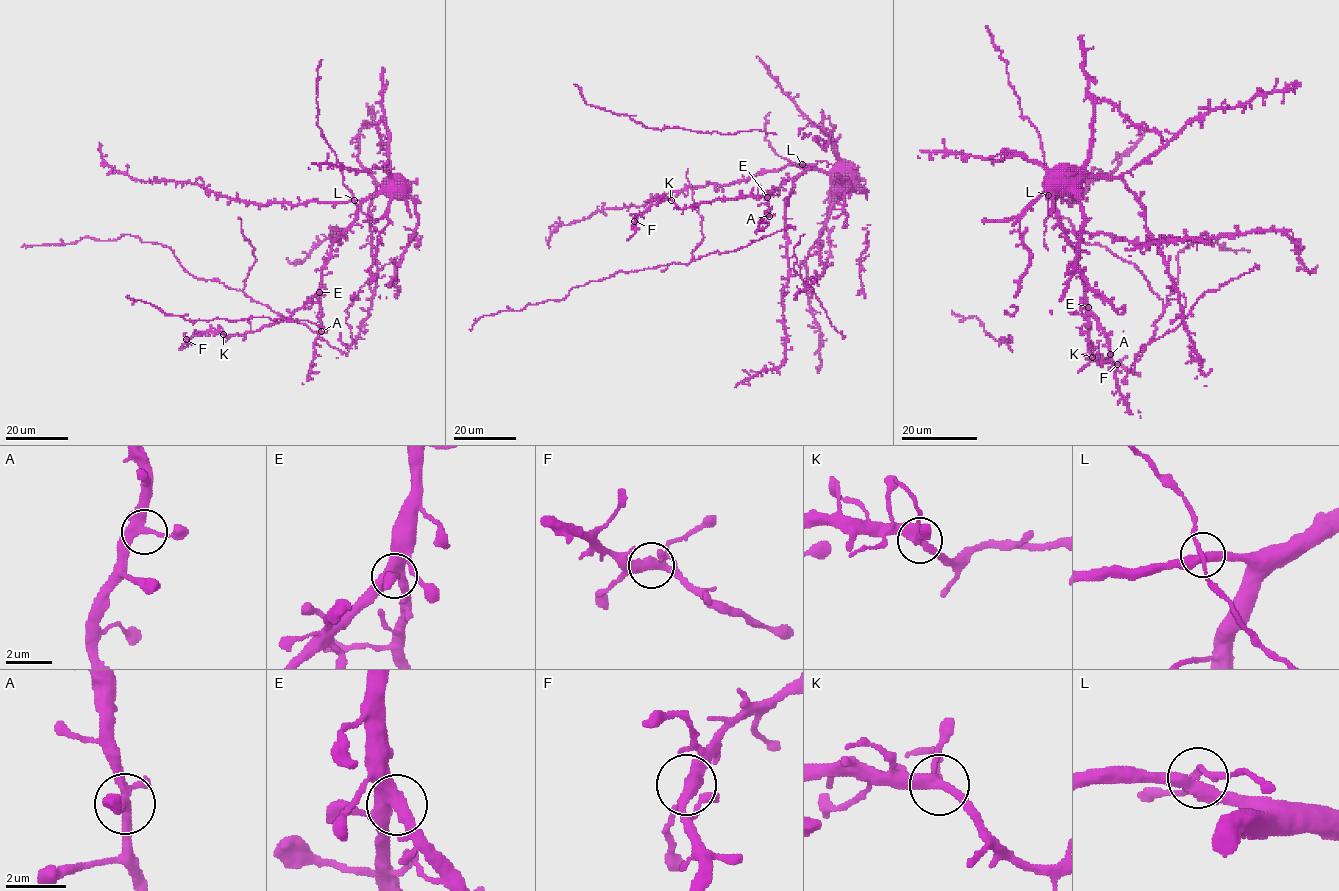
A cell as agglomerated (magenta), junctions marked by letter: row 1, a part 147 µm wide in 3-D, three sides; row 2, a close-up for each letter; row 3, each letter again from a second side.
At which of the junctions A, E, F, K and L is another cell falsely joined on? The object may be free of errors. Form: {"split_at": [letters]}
{"split_at": []}

